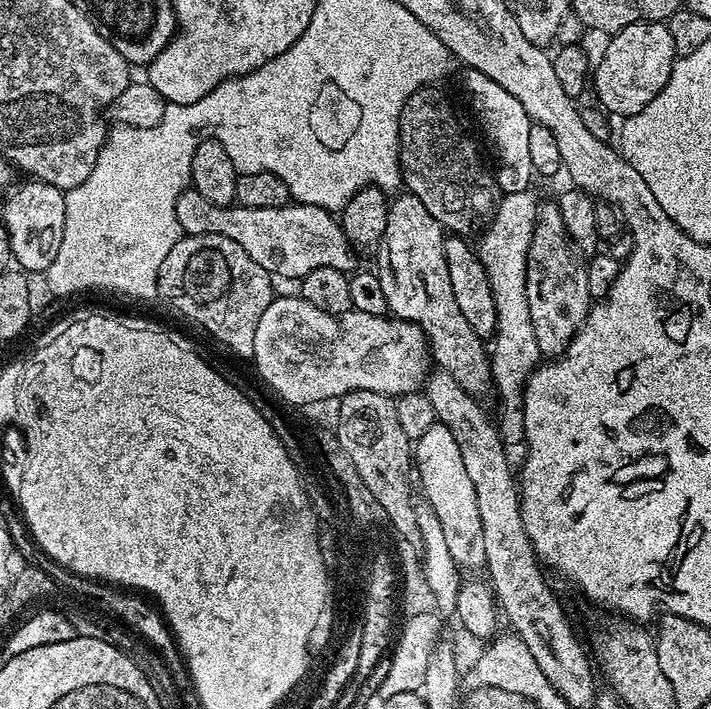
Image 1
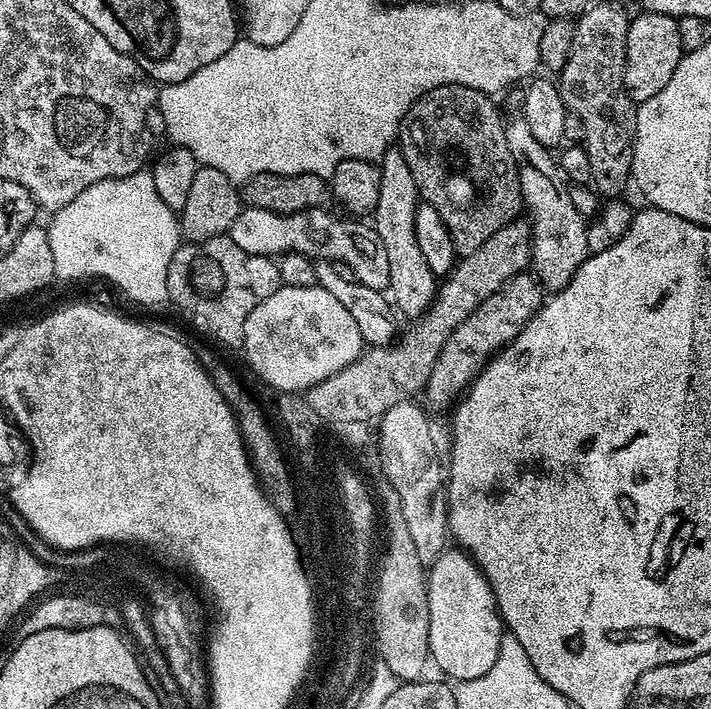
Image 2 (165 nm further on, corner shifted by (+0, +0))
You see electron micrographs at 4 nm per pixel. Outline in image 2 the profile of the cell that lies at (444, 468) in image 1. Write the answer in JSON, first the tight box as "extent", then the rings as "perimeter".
{"extent":[426,546,502,682],"perimeter":[[[456,546],[445,548],[427,569],[426,575],[430,620],[428,655],[431,663],[437,664],[452,682],[482,678],[482,674],[494,666],[494,658],[498,658],[502,635],[502,621],[488,579],[472,557]]]}

